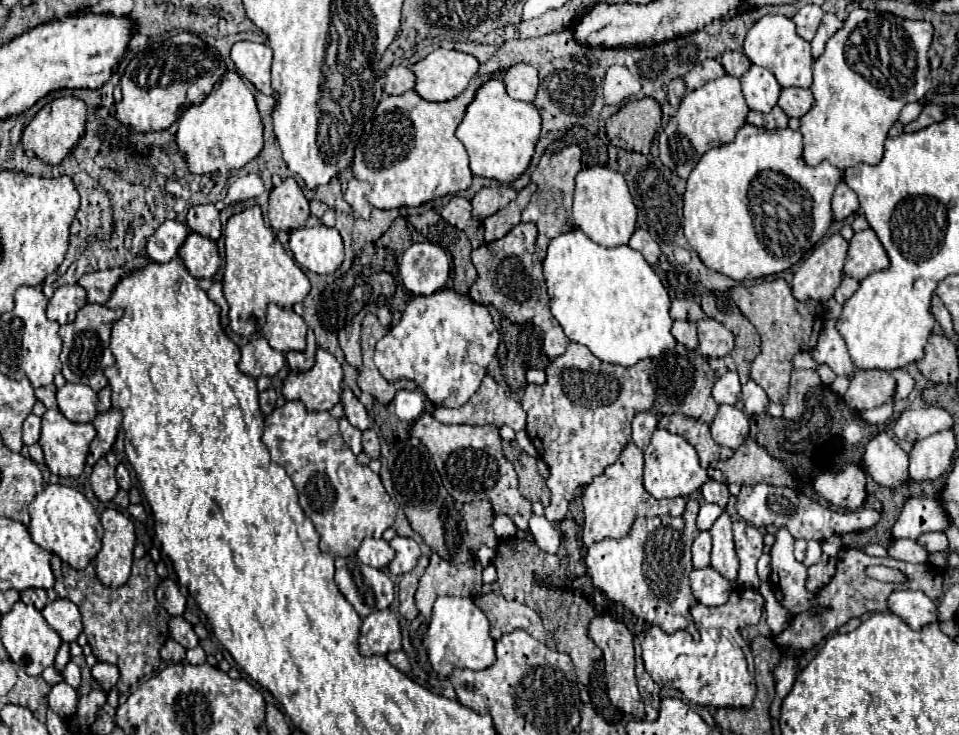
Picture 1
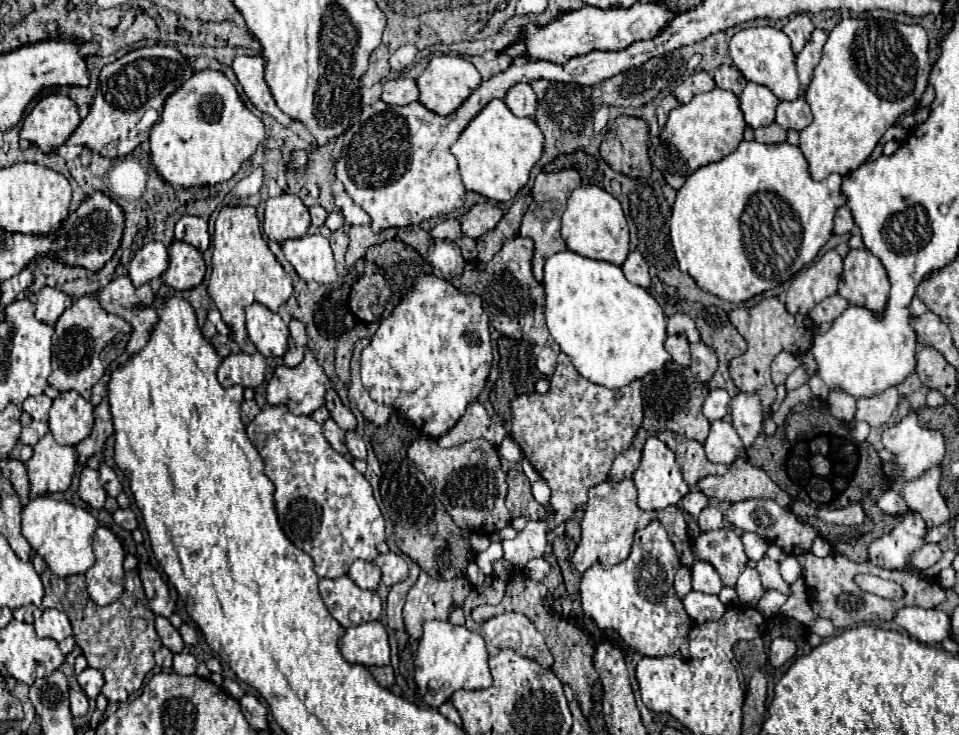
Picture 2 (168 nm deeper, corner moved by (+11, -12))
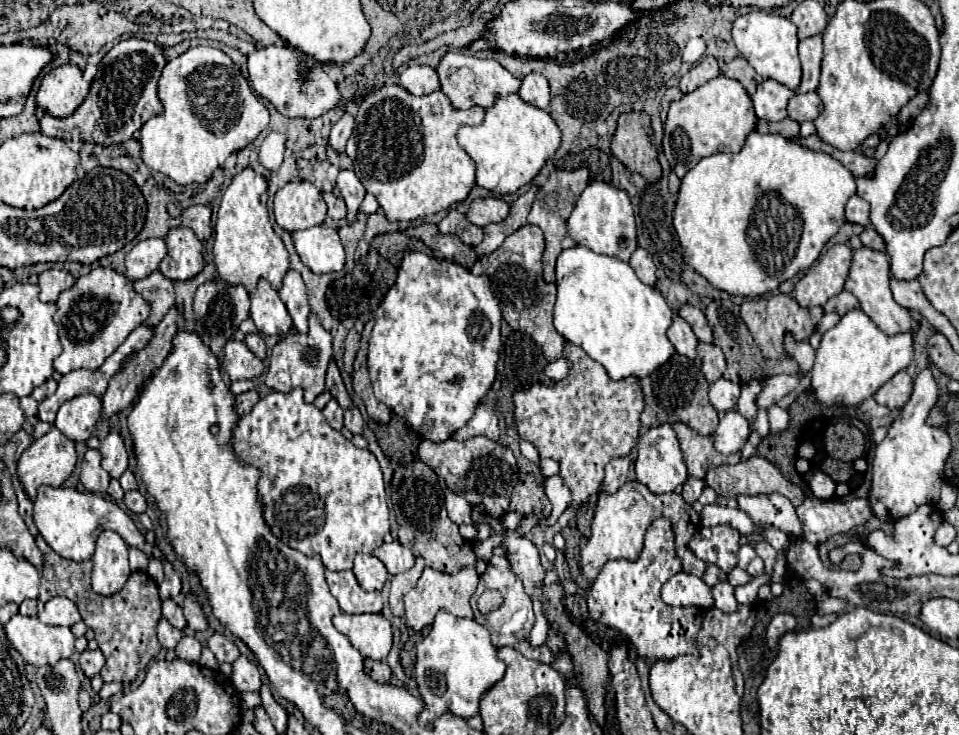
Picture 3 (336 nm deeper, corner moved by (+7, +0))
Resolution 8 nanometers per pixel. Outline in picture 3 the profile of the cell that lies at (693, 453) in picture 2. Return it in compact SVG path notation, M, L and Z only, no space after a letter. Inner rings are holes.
M674 423L672 427L678 435L680 449L684 453L684 461L688 467L688 475L704 479L710 469L718 465L736 465L740 461L740 453L732 453L732 455L718 453L714 449L712 437L702 437L684 423Z

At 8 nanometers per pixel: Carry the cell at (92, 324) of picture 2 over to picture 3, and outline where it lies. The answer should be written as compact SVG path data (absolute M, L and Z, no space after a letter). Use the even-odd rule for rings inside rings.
M94 267L88 275L82 275L68 291L58 295L56 305L56 325L64 351L54 359L54 369L62 375L74 369L98 369L106 357L120 347L130 331L150 315L148 301L132 289L132 281L110 267Z

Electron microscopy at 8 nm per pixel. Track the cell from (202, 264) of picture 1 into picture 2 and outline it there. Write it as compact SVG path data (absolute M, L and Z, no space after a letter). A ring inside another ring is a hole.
M174 241L168 247L168 255L170 255L170 265L162 275L162 281L166 285L170 285L176 291L188 291L202 283L206 265L202 253L196 251L196 247L184 241Z

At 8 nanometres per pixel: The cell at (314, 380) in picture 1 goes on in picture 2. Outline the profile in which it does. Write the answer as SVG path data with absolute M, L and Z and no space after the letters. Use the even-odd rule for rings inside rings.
M314 355L304 357L296 369L276 367L266 391L270 405L286 405L294 415L312 415L324 405L324 395L326 375Z

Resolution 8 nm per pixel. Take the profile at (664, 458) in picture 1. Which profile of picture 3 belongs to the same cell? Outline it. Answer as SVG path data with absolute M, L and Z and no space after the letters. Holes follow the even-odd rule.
M660 425L660 427L648 429L640 437L634 469L636 469L636 479L640 483L644 483L652 493L670 493L670 491L676 491L688 479L686 465L684 465L684 459L682 459L682 451L680 451L676 433L674 433L674 429L670 425Z

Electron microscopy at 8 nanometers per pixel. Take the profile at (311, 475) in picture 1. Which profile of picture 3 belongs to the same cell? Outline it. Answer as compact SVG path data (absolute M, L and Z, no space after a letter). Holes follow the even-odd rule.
M294 389L292 393L272 391L260 399L248 415L238 419L232 431L232 447L244 465L252 465L260 471L258 495L264 521L280 541L288 543L288 547L306 557L318 555L328 571L344 571L352 569L352 561L358 553L370 555L384 543L382 539L388 533L390 523L382 469L376 457L332 429L318 407L304 403L300 389Z

